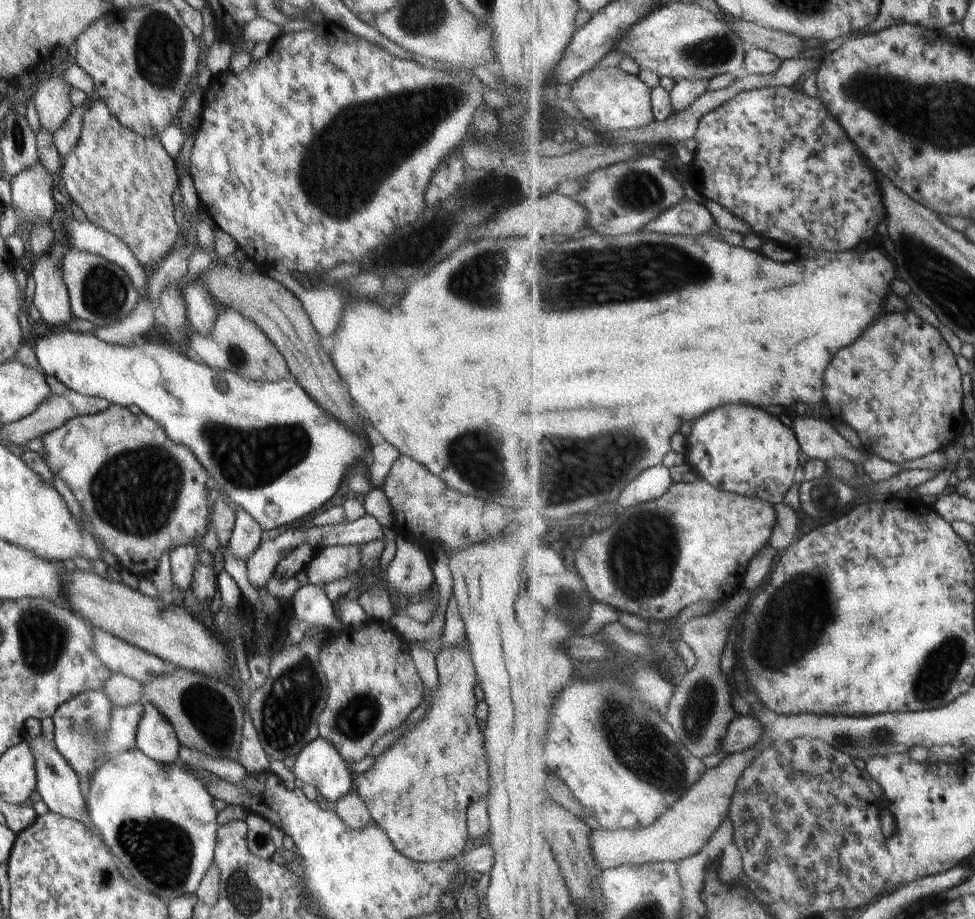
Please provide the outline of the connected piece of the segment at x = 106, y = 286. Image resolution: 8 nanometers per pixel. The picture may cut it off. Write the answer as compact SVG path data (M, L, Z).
M70 245L67 246L63 260L63 279L69 292L74 316L88 320L96 327L124 322L139 301L139 292L120 267L104 260L101 256L78 250Z

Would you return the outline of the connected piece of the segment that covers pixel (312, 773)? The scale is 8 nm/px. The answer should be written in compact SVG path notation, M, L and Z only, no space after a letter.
M314 739L294 760L291 771L296 778L312 784L330 804L354 790L354 775L330 741Z

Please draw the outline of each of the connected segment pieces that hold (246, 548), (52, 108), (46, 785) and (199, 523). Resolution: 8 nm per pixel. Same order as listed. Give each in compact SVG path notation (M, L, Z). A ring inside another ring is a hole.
M230 503L235 512L235 527L232 531L228 550L232 551L238 558L246 560L261 545L265 539L261 526L244 511L239 504Z
M50 75L48 80L40 80L35 93L33 94L32 101L35 104L37 115L39 116L40 124L49 132L56 132L58 128L62 128L62 125L66 122L67 116L73 109L69 92L72 86L70 86L62 75Z
M26 735L26 740L24 741L30 745L33 752L37 776L37 791L49 810L60 816L84 823L92 830L96 830L95 824L90 820L87 813L85 799L82 797L82 790L80 790L79 776L74 772L73 768L70 768L66 760L62 758L62 755L56 750L52 741L50 742L43 735L35 739Z
M111 405L102 412L93 415L78 415L70 420L67 420L60 428L54 429L53 431L47 432L42 435L42 442L46 448L47 456L42 455L43 460L48 465L48 468L55 474L58 474L66 484L68 488L72 490L76 500L80 503L86 516L90 519L90 522L94 525L94 536L96 542L102 542L116 558L122 569L132 572L139 578L142 576L152 574L162 554L164 552L170 552L175 548L181 546L193 546L198 547L200 538L204 538L205 534L211 531L210 525L210 508L208 507L208 496L209 489L206 487L206 480L209 478L207 470L203 468L200 461L196 458L196 455L186 445L178 444L174 442L167 434L163 431L163 426L160 426L154 419L151 419L148 415L141 413L134 415L130 409L115 405Z

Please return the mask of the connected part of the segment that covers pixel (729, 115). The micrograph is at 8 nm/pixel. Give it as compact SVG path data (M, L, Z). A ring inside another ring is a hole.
M766 87L744 91L731 98L726 104L704 115L700 120L695 137L699 142L699 149L688 171L688 178L690 184L694 186L694 190L705 199L712 199L727 208L747 224L748 230L758 233L765 240L780 242L780 244L786 244L792 248L800 248L804 244L810 244L812 248L822 248L822 250L828 250L828 246L832 250L834 250L834 246L840 250L854 250L862 242L867 243L870 238L874 238L876 233L885 228L887 208L885 207L884 194L880 190L882 186L878 184L877 172L870 170L874 166L866 162L868 160L866 155L860 154L861 150L857 143L852 140L849 132L829 111L829 108L823 104L820 97L811 97L804 90L800 92L795 87Z

